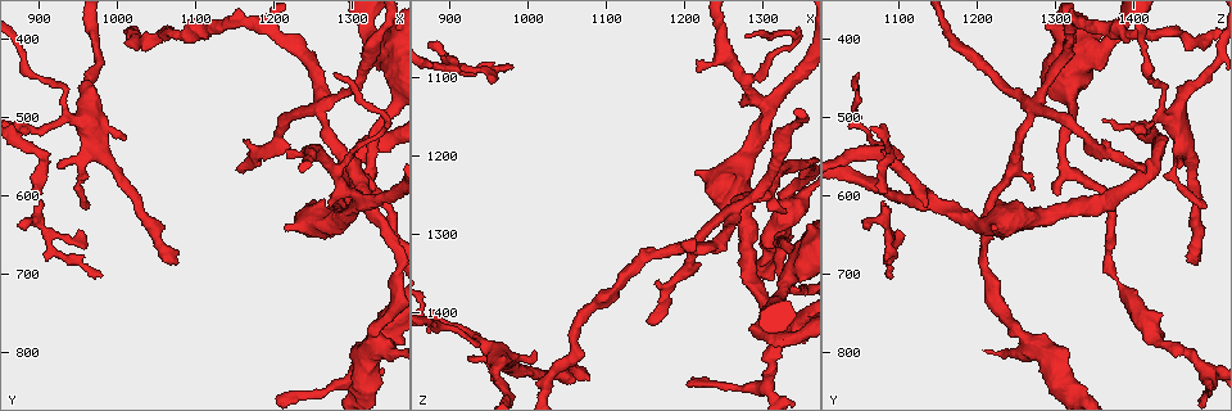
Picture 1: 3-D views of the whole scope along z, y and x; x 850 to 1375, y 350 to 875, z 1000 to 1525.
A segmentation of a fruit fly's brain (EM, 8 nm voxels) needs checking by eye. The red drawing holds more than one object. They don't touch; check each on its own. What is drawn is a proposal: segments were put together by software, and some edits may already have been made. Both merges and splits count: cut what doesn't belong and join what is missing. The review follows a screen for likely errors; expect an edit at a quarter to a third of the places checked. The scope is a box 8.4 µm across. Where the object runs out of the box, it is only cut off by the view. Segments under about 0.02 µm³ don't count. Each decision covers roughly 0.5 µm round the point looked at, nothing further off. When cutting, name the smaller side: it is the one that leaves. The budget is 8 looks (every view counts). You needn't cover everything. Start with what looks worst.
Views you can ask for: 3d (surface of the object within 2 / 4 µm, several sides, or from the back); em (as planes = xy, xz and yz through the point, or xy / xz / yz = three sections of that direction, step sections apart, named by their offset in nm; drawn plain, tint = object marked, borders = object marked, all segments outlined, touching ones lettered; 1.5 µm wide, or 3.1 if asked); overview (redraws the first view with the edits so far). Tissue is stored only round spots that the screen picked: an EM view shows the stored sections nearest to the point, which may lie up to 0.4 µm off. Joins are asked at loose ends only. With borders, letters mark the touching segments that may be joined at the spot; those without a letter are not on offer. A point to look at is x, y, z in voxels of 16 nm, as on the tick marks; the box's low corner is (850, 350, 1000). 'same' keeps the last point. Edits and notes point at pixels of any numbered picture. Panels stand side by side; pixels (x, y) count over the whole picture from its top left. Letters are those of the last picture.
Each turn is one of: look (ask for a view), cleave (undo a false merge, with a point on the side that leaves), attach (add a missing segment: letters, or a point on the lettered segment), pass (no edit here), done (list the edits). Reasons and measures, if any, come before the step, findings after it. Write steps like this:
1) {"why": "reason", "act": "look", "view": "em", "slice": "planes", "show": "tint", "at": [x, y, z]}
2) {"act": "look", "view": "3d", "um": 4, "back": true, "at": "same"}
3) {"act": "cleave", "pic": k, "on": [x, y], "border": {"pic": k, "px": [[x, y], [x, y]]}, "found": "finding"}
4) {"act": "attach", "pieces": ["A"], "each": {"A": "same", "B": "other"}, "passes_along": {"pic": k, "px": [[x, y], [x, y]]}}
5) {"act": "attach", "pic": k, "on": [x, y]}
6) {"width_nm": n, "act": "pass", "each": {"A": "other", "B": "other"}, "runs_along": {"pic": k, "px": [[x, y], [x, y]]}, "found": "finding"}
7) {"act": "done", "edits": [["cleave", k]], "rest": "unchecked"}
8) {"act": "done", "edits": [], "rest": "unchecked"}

{"why": "long arm stops here", "act": "look", "view": "em", "slice": "planes", "show": "borders", "at": [1080, 685, 1480]}

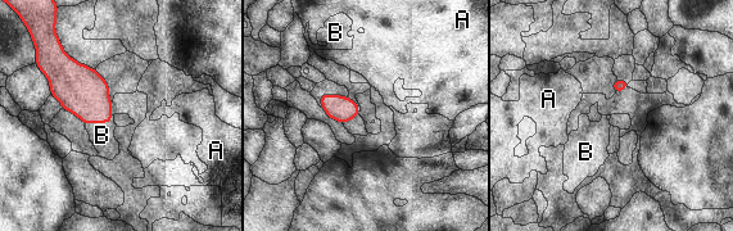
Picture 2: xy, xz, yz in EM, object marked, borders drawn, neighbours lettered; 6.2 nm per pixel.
{"act": "attach", "pieces": ["B"], "each": {"A": "other", "B": "same"}, "found": "the cell continues"}

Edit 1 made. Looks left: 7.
{"why": "see it whole again", "act": "look", "view": "overview"}

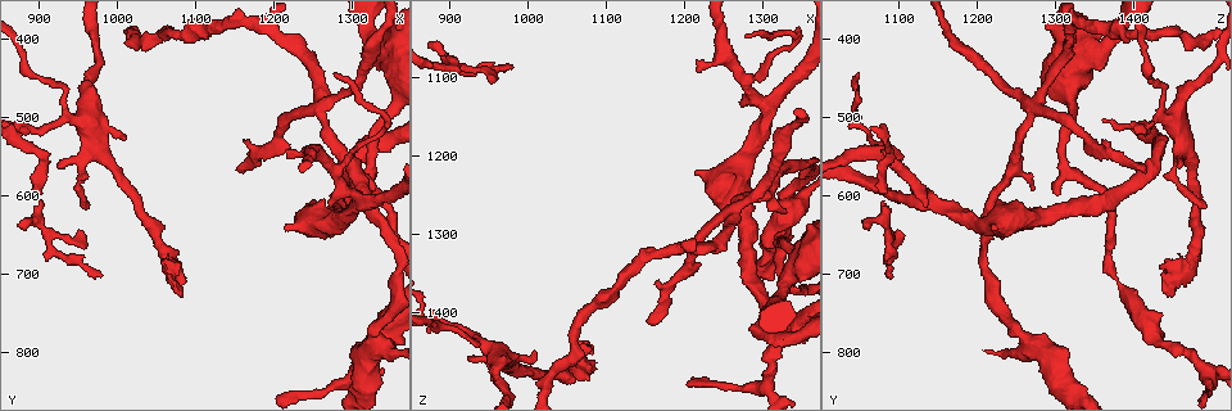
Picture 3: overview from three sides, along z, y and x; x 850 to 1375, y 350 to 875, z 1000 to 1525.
{"why": "four-way junction", "act": "look", "view": "3d", "um": 2, "at": [1260, 490, 1265]}

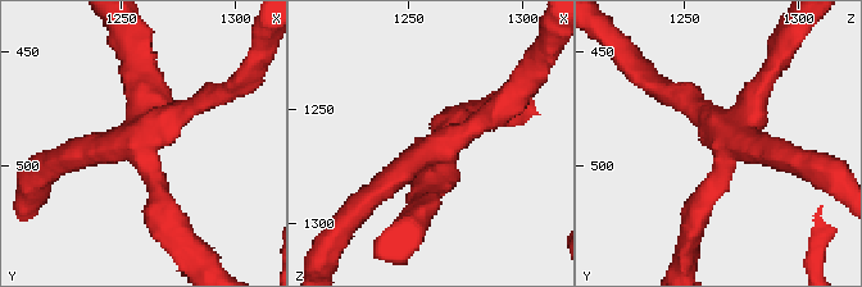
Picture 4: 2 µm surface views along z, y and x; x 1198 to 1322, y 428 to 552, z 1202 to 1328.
{"arms": 4, "act": "look", "view": "em", "slice": "planes", "show": "borders", "at": [1259, 489, 1270]}

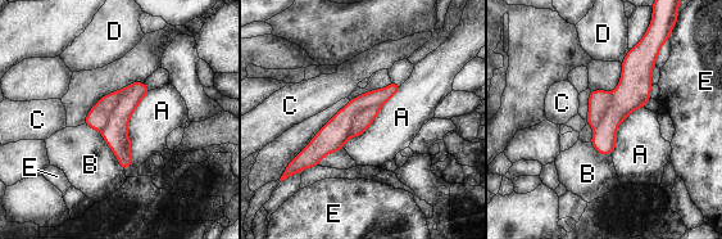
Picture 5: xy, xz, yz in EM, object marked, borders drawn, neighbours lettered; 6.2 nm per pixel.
{"width_nm": 200, "act": "cleave", "pic": 5, "on": [99, 116], "each": {"A": "other", "B": "other", "C": "other", "D": "other", "E": "other"}, "border": {"pic": 5, "px": [[123, 89], [103, 132]]}, "found": "a second cell is stuck on"}

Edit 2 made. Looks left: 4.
{"act": "done", "edits": [["attach", 2], ["cleave", 5]], "rest": "unchecked"}

